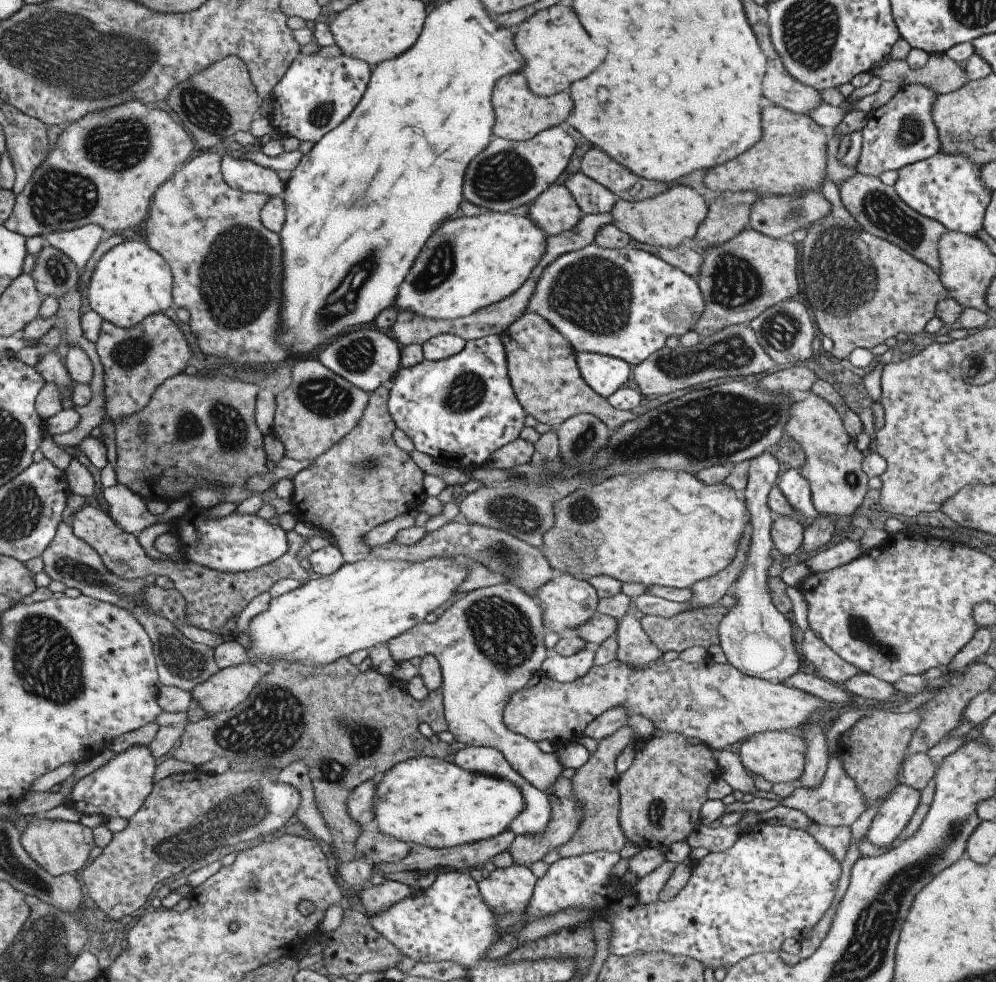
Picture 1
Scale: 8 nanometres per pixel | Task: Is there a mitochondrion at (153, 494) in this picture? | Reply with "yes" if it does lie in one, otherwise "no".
no

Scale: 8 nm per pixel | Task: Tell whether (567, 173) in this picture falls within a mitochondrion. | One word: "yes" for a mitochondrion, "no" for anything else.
no

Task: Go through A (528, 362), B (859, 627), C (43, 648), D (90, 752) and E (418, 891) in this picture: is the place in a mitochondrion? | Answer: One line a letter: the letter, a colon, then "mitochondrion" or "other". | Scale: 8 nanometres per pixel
A: other
B: mitochondrion
C: mitochondrion
D: other
E: other

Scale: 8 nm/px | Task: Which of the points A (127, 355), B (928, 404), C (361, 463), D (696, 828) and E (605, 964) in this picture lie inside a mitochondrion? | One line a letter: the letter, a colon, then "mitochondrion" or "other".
A: mitochondrion
B: other
C: mitochondrion
D: other
E: other

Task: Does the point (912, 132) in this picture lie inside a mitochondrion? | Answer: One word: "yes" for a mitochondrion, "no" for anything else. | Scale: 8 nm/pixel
yes

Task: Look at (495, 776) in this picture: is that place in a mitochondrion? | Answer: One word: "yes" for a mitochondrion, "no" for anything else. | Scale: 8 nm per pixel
no

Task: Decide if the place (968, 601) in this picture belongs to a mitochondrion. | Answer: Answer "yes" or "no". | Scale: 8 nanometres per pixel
no

